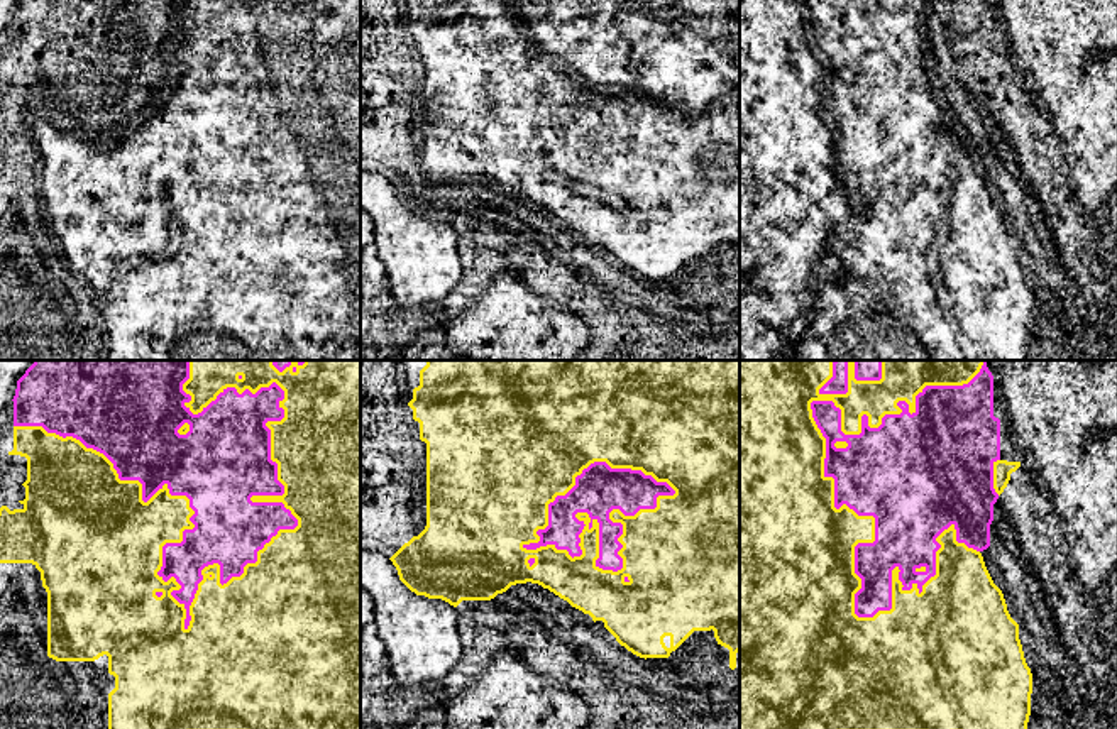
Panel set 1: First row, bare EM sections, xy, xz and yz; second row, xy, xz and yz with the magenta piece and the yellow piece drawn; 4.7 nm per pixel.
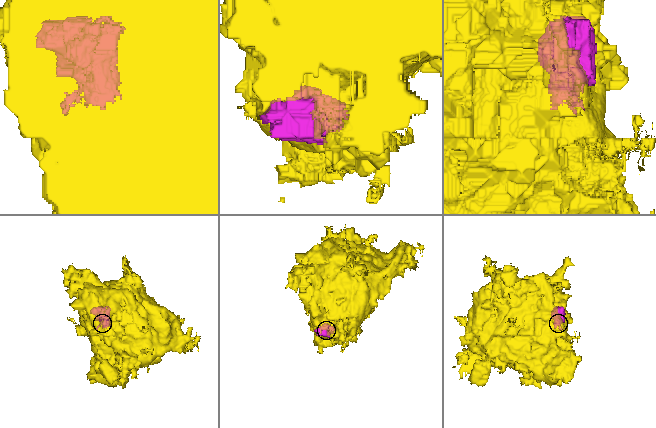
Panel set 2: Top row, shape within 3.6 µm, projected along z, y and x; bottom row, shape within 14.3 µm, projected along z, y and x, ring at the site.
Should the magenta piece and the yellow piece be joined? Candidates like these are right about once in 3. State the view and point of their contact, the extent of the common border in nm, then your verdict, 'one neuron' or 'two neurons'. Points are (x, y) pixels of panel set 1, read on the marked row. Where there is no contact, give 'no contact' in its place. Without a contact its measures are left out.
contact xy (175, 543); length 1400 nm; one neuron

